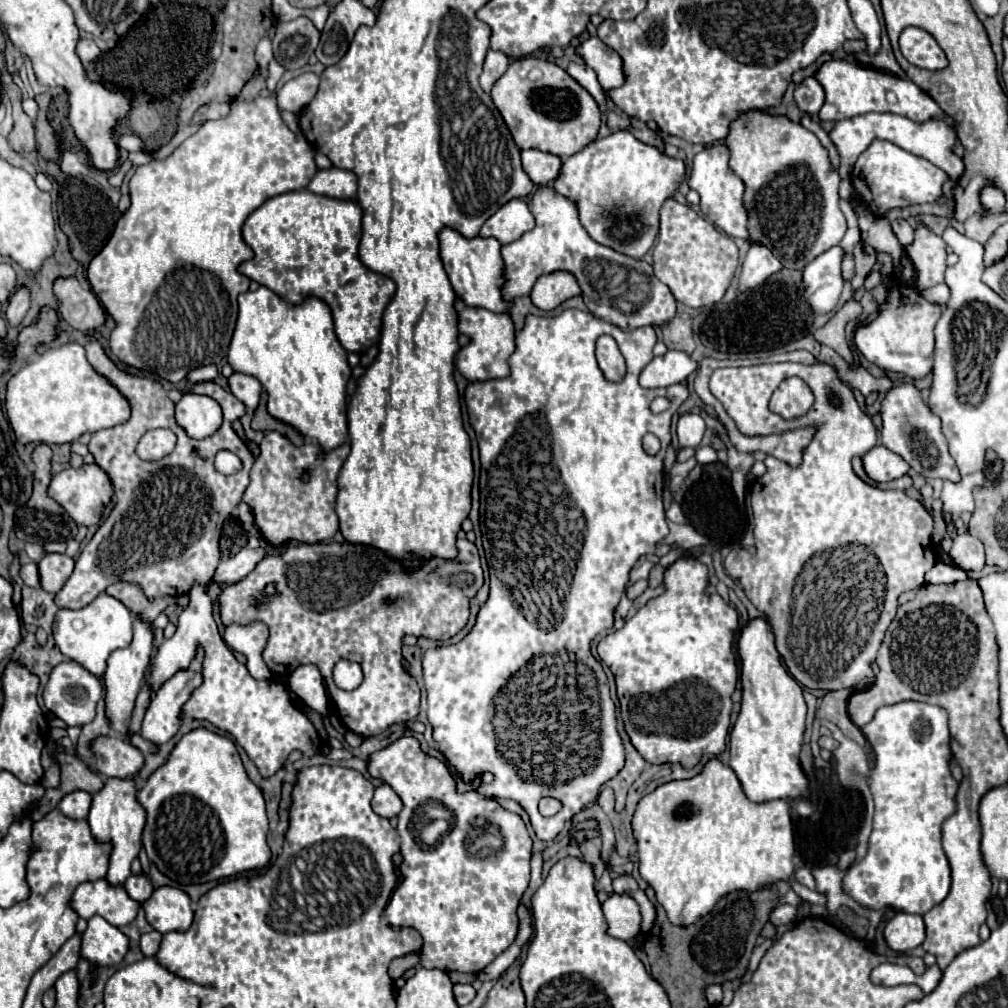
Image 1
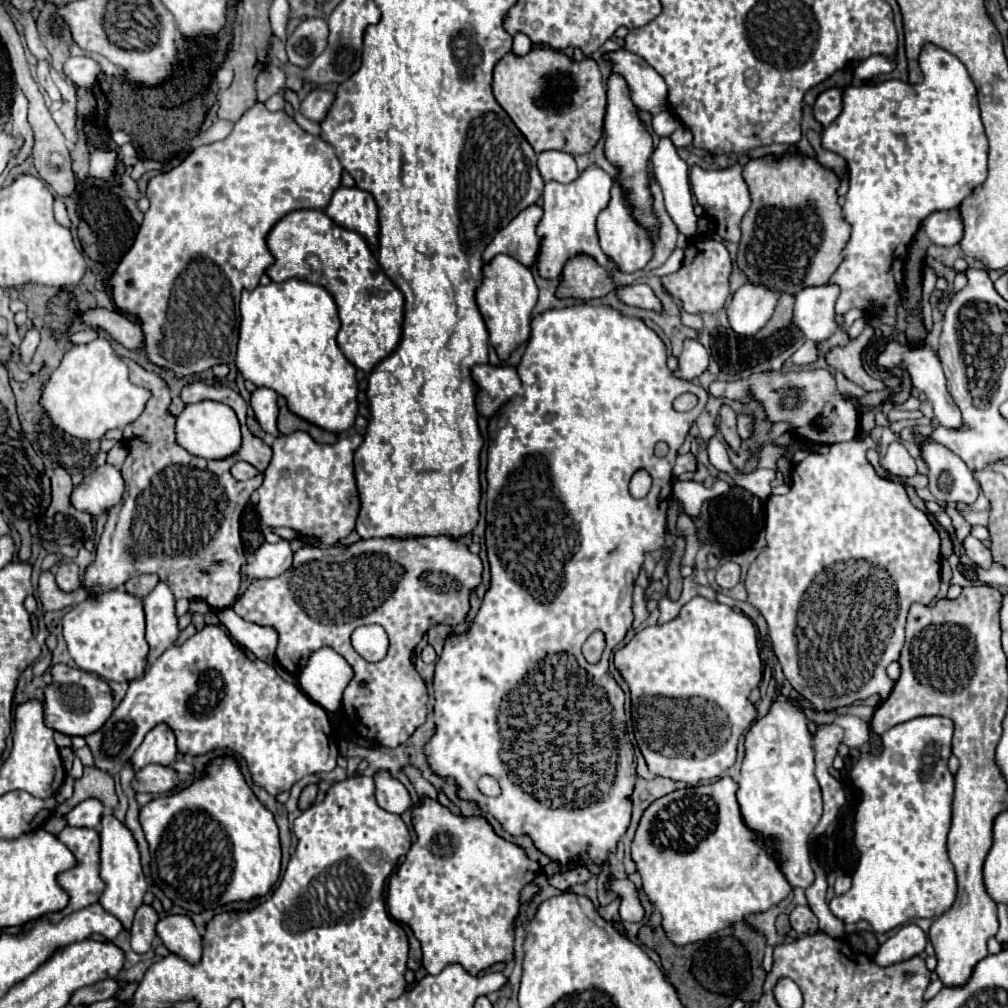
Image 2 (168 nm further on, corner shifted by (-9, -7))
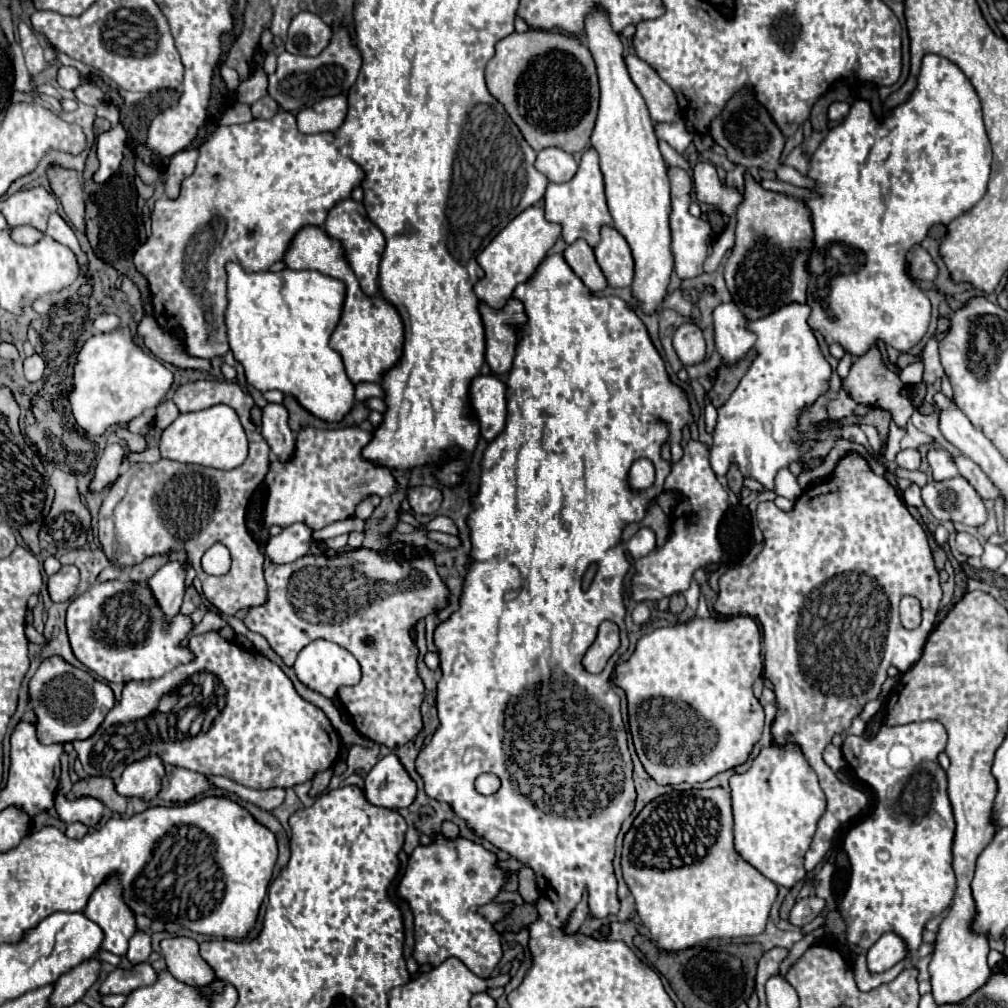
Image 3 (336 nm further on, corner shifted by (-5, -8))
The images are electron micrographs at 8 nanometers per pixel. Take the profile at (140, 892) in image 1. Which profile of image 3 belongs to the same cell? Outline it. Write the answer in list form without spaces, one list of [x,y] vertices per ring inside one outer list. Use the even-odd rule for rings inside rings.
[[[135,931],[135,935],[129,941],[129,951],[127,951],[127,959],[131,963],[143,963],[149,959],[151,953],[151,935],[149,931]]]

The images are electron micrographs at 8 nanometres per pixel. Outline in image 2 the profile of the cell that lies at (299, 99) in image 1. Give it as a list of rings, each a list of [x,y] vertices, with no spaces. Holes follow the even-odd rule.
[[[315,88],[311,90],[305,100],[301,102],[301,114],[307,118],[307,120],[313,120],[313,122],[321,122],[325,118],[325,114],[329,112],[329,106],[333,104],[333,98],[335,94],[329,92],[329,90],[323,90],[323,88]]]

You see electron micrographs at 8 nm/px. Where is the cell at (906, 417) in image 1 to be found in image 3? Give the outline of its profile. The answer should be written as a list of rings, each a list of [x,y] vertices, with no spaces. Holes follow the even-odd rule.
[[[961,475],[927,483],[921,489],[921,497],[939,521],[959,521],[963,525],[979,527],[987,519],[983,499]]]

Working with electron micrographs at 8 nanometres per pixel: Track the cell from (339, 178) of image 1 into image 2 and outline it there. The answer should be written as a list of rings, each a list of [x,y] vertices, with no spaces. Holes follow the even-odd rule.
[[[337,188],[325,214],[337,226],[361,234],[371,250],[377,250],[377,204],[369,192],[359,188]]]

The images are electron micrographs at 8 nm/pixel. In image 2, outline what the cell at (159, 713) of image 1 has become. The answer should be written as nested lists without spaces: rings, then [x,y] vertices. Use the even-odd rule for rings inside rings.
[[[159,724],[145,736],[143,744],[131,756],[131,768],[133,772],[139,772],[147,764],[171,766],[175,762],[175,756],[177,756],[175,736],[165,724]]]

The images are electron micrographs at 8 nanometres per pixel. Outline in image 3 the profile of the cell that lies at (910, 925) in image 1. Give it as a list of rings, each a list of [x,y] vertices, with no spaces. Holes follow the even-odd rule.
[[[893,931],[885,933],[869,951],[867,951],[867,967],[871,973],[883,973],[907,959],[909,947],[907,943]]]

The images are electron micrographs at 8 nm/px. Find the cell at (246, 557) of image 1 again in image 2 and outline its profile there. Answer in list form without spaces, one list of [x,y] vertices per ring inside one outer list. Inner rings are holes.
[[[279,540],[277,544],[265,542],[253,556],[251,562],[247,562],[241,572],[243,578],[259,580],[259,578],[275,578],[281,576],[293,562],[293,550],[291,542]]]

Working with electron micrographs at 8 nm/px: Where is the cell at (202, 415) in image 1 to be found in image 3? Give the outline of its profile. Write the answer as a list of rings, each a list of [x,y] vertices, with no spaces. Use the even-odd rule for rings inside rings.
[[[213,405],[193,413],[181,413],[159,439],[161,457],[179,463],[195,463],[215,469],[233,469],[247,459],[247,437],[237,413],[229,405]]]

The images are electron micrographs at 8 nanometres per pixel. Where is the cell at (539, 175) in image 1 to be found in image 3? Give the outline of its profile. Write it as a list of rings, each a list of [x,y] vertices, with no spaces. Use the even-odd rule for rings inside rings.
[[[547,147],[537,153],[535,169],[541,171],[553,183],[565,183],[577,173],[577,163],[573,155],[557,147]]]

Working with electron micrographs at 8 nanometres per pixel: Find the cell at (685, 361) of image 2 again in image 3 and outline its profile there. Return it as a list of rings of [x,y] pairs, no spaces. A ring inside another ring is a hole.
[[[683,323],[673,335],[673,347],[683,365],[697,365],[705,359],[703,333],[695,323]]]

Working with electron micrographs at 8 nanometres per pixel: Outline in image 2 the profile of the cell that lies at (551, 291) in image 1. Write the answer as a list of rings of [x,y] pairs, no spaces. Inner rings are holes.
[[[587,254],[573,256],[563,268],[563,280],[559,286],[561,296],[577,296],[583,300],[601,298],[609,294],[617,284],[631,284],[639,274],[609,274],[595,258]]]

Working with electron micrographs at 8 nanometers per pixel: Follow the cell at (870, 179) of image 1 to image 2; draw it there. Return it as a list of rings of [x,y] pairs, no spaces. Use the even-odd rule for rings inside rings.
[[[927,44],[923,50],[921,50],[921,56],[919,56],[919,66],[923,70],[923,82],[917,84],[917,94],[915,94],[915,88],[911,84],[903,84],[903,82],[897,82],[897,80],[887,80],[879,86],[873,86],[873,84],[863,84],[863,86],[849,86],[845,92],[843,92],[843,112],[841,116],[835,118],[835,122],[831,126],[827,126],[823,130],[823,136],[821,136],[821,146],[829,152],[835,152],[839,156],[845,158],[847,162],[847,170],[849,170],[849,190],[845,194],[845,204],[843,204],[843,216],[845,220],[851,224],[851,238],[849,242],[845,244],[845,254],[843,254],[843,262],[839,264],[839,268],[835,270],[835,274],[831,276],[829,284],[837,284],[841,288],[841,294],[837,298],[837,304],[835,304],[835,312],[837,314],[845,314],[849,312],[851,308],[859,308],[863,312],[863,318],[867,320],[867,324],[871,320],[877,320],[881,324],[889,324],[893,326],[895,324],[895,318],[897,318],[897,308],[903,304],[901,302],[901,288],[903,288],[903,266],[905,266],[905,260],[907,260],[907,248],[909,248],[909,242],[915,238],[921,222],[935,210],[951,210],[951,208],[957,208],[963,198],[967,198],[969,194],[973,194],[973,190],[977,186],[981,186],[987,178],[987,154],[989,154],[989,144],[987,144],[987,136],[985,136],[985,128],[981,124],[981,116],[979,116],[979,102],[977,102],[977,88],[973,84],[973,80],[969,78],[967,74],[967,68],[949,52],[943,52],[943,48],[935,48],[931,44]]]

